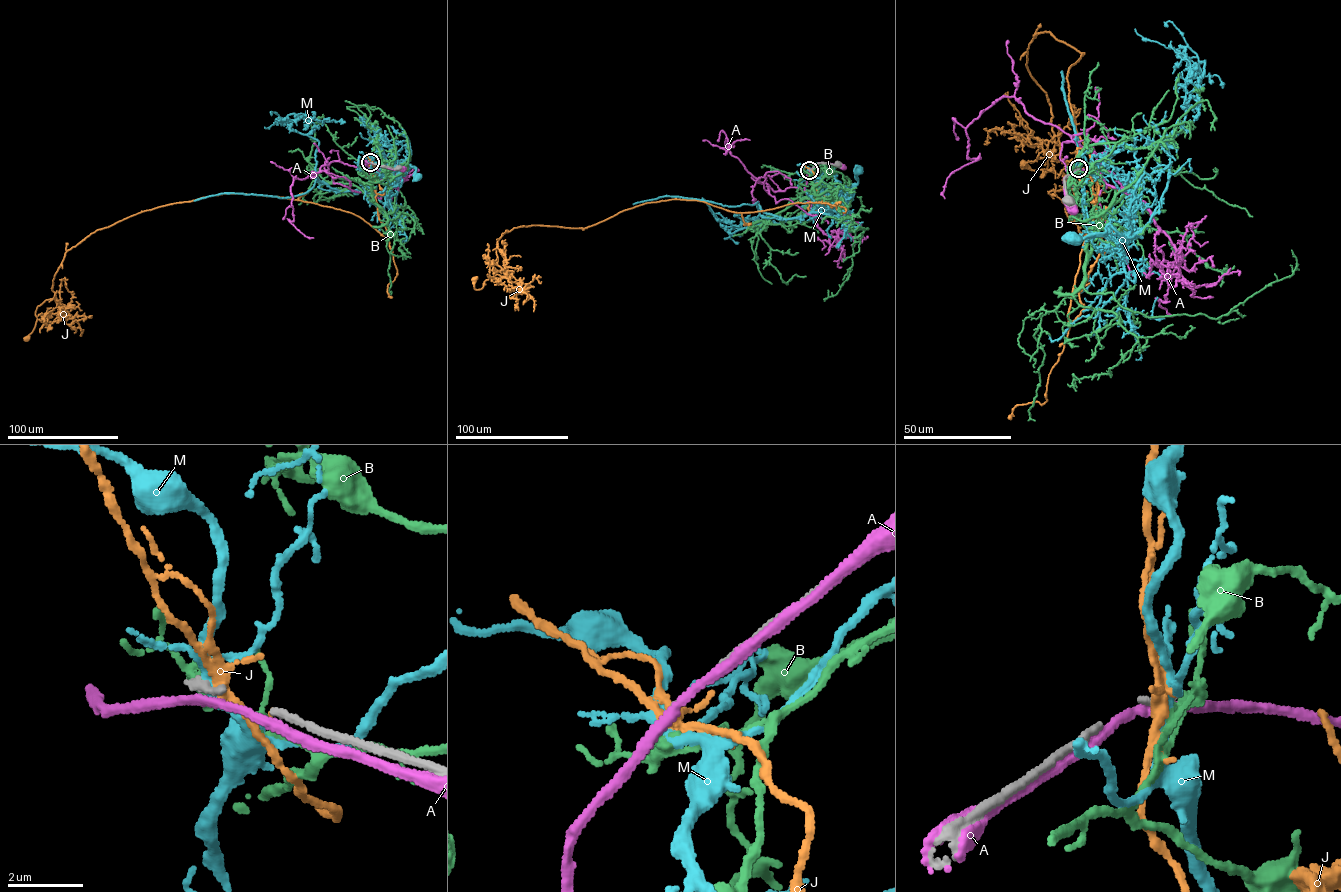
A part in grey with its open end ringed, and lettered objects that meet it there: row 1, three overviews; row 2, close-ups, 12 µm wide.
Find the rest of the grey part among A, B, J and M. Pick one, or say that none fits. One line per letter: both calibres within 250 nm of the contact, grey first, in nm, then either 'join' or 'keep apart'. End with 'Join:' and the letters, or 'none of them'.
A: calibres 240 and 240 nm; keep apart
B: calibres 240 and 170 nm; keep apart
J: calibres 240 and 220 nm; keep apart
M: calibres 240 and 240 nm; keep apart
Join: none of them

